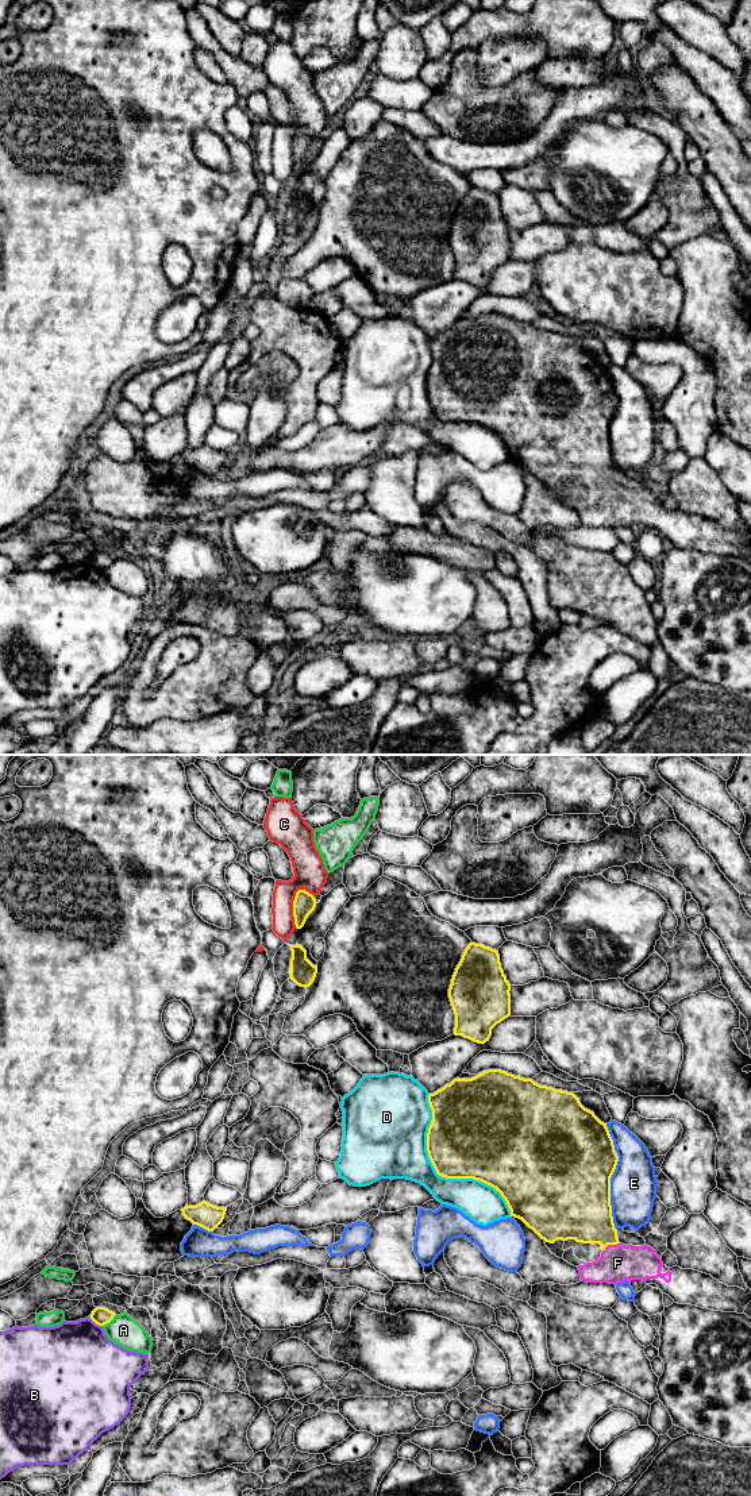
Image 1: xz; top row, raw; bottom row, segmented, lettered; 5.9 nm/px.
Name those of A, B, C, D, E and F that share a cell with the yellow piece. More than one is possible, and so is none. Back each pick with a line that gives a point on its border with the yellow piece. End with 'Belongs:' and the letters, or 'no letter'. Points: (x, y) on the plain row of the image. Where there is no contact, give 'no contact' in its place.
F: contact xz (611, 488)
Belongs: F

